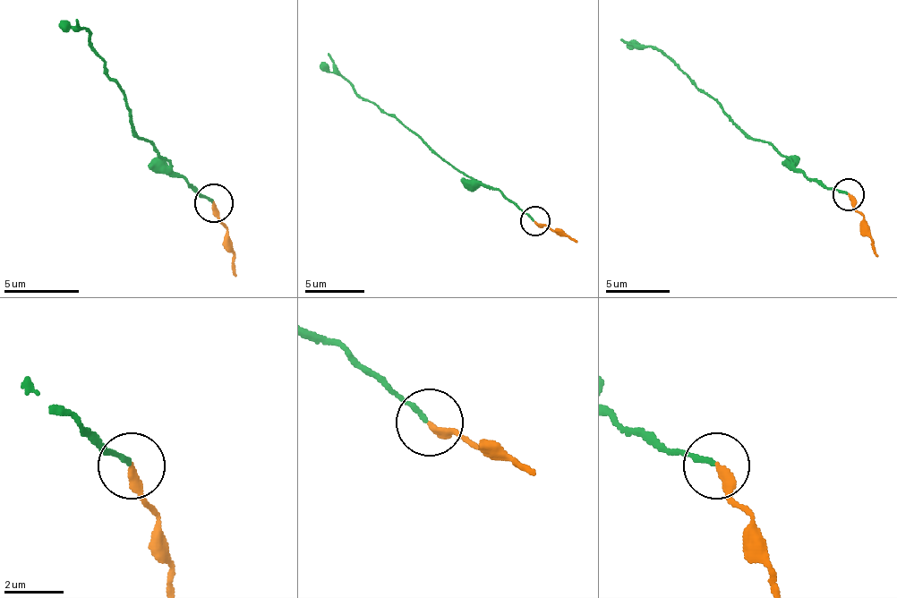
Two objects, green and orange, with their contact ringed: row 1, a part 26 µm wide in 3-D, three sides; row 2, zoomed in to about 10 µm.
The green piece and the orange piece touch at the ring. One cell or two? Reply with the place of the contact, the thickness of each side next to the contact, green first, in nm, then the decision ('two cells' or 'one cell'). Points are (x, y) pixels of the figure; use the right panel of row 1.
at (848, 194); 160 nm thick on the green side, 280 nm on the other; one cell

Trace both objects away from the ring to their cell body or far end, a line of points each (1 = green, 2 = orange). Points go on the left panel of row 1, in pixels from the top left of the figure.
1: (211, 204), (197, 196), (143, 140), (77, 20)
2: (215, 204), (227, 230), (227, 249), (235, 275)

